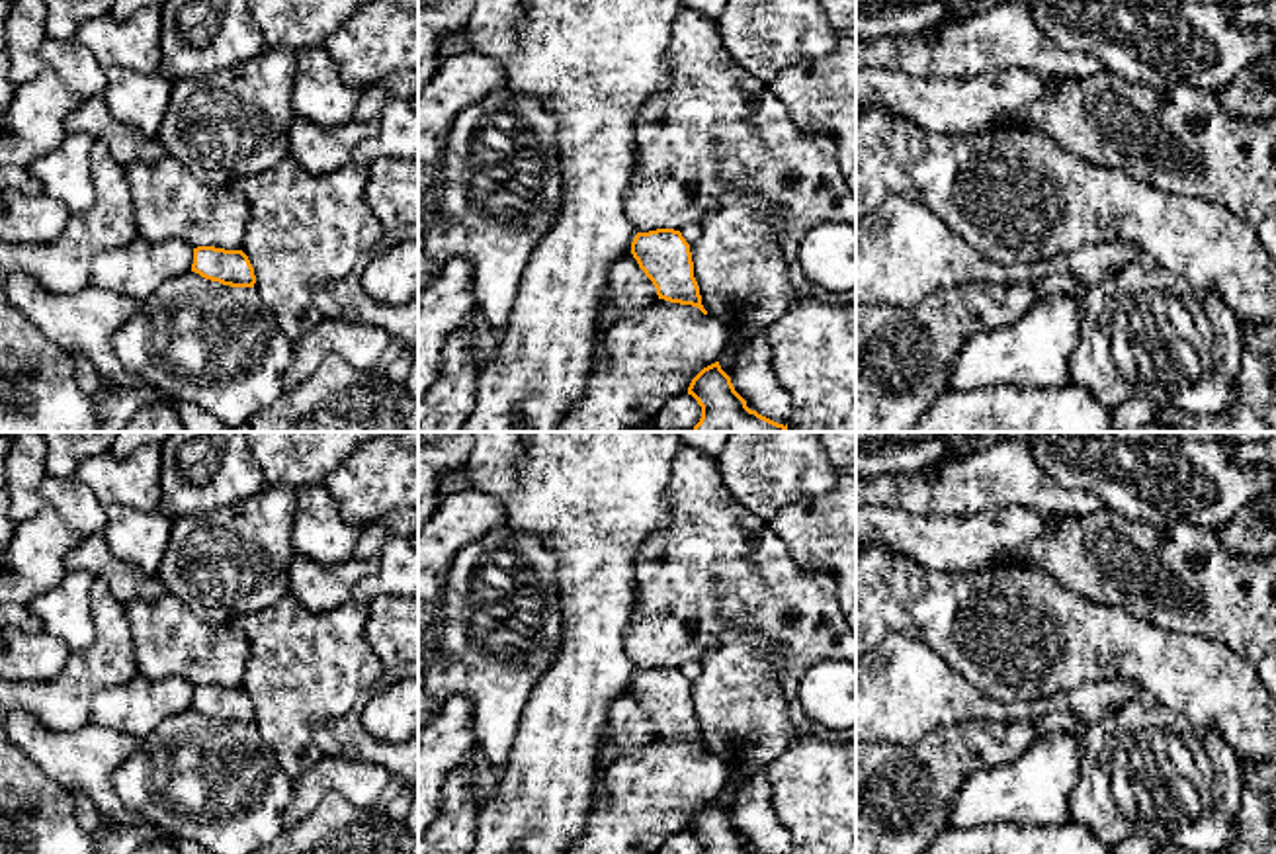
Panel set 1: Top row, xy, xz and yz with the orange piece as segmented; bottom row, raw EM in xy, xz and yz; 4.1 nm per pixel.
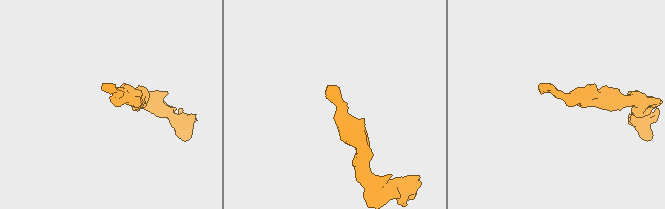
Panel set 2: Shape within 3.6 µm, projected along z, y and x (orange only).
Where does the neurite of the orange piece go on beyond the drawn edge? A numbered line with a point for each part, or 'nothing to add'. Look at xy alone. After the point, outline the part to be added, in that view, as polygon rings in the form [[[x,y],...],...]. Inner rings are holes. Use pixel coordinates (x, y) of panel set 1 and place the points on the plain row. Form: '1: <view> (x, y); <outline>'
nothing to add

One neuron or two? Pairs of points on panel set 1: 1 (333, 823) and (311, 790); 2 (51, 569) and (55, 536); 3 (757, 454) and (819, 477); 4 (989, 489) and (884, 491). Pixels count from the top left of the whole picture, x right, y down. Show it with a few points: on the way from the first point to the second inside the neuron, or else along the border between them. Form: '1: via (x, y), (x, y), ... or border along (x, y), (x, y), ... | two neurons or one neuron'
1: border along (364, 804), (327, 794), (286, 831) | two neurons
2: via (51, 561), (51, 544) | one neuron
3: via (772, 458), (804, 469) | one neuron
4: via (964, 489), (909, 491) | one neuron

